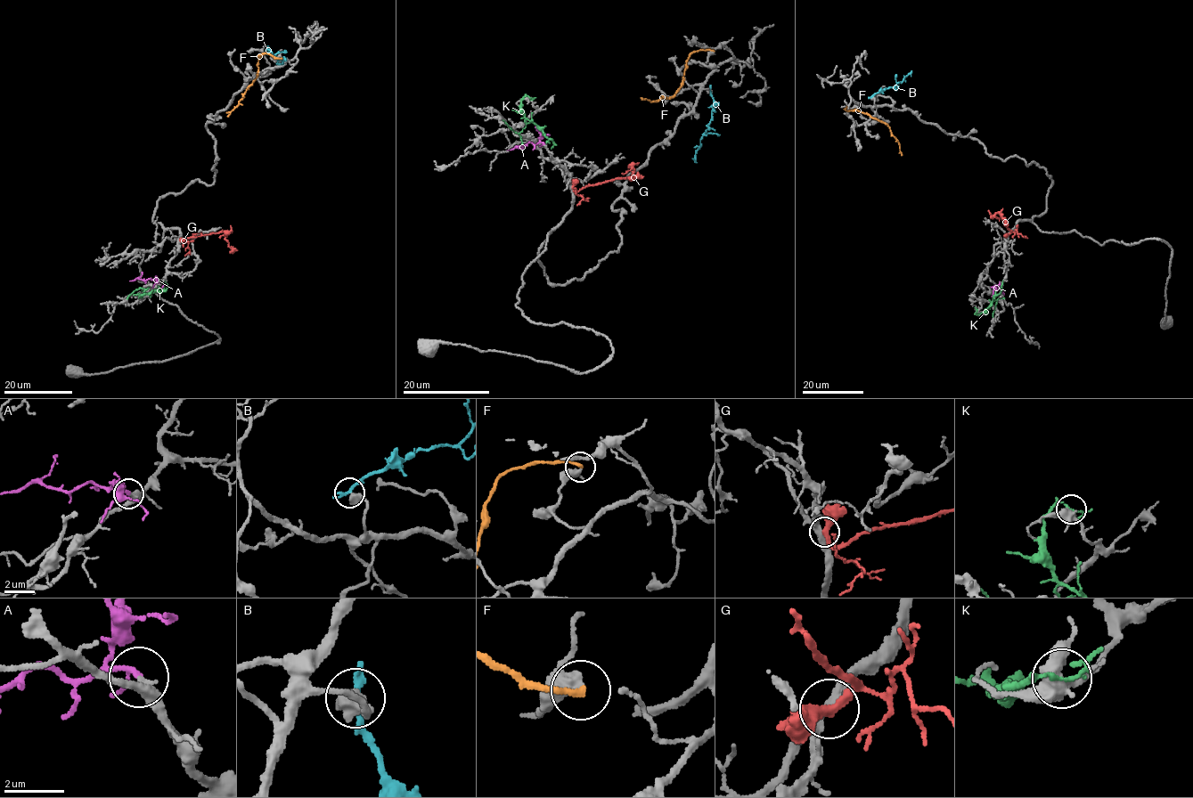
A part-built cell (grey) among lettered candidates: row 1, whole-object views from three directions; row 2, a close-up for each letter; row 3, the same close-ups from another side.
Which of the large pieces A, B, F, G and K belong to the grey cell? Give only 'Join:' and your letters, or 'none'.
Join: A

